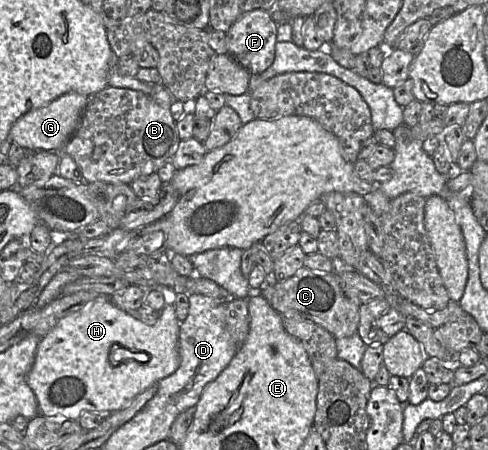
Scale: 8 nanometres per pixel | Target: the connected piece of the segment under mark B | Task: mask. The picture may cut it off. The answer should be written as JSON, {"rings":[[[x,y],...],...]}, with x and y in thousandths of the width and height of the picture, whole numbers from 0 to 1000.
{"rings":[[[221,191],[180,213],[156,291],[123,336],[154,356],[176,407],[207,402],[268,409],[289,389],[322,382],[342,356],[350,358],[369,311],[361,269],[344,236],[324,231],[307,211],[289,202]]]}

